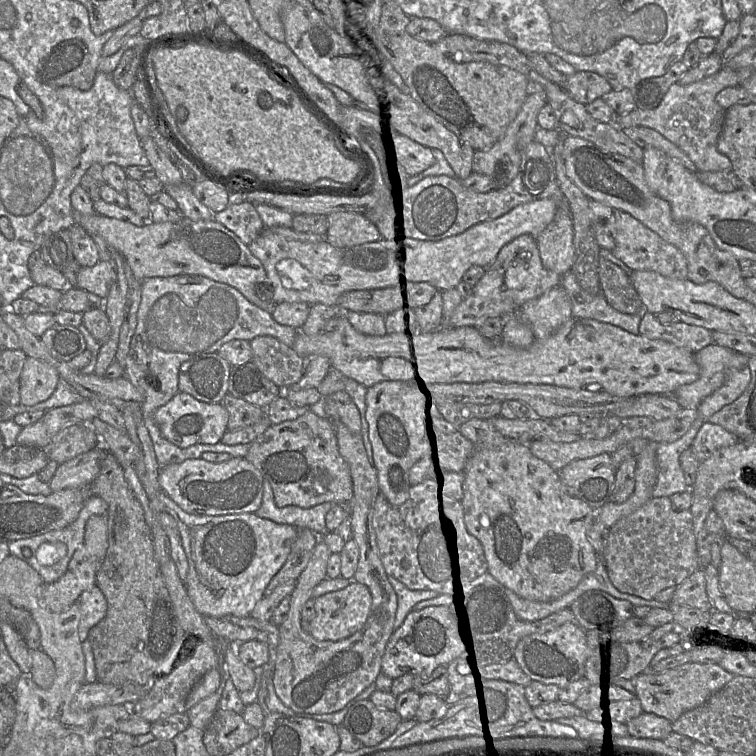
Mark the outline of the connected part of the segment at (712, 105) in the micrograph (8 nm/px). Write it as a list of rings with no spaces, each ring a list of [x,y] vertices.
[[[723,66],[716,74],[698,82],[687,85],[676,82],[655,108],[636,108],[620,115],[615,123],[622,129],[634,126],[655,129],[686,154],[697,174],[731,171],[730,159],[717,149],[725,110],[716,103],[715,98],[724,88],[740,86],[753,72],[754,69],[735,70]]]

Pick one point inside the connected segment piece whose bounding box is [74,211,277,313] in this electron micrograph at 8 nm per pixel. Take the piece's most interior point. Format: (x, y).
(207, 248)

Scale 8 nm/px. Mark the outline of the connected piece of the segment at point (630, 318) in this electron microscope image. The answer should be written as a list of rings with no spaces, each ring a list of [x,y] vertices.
[[[573,271],[562,276],[561,285],[569,294],[574,317],[596,319],[639,334],[642,316],[618,311],[608,303],[603,291],[596,295],[583,291]]]

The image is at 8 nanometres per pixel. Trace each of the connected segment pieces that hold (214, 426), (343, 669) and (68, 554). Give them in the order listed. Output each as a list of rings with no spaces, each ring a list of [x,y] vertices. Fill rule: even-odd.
[[[180,391],[167,404],[158,408],[153,417],[164,438],[180,448],[216,444],[228,431],[228,412],[222,403],[202,402]]]
[[[340,419],[332,420],[334,425],[339,454],[345,460],[352,480],[352,499],[346,505],[350,517],[351,539],[359,549],[359,560],[354,574],[354,580],[364,584],[371,593],[372,606],[365,625],[352,636],[338,641],[319,641],[302,626],[301,611],[309,600],[303,595],[290,597],[290,609],[285,621],[279,625],[279,644],[274,653],[273,685],[277,696],[295,712],[309,714],[333,713],[343,709],[351,700],[362,693],[381,673],[382,657],[387,643],[394,632],[394,621],[397,614],[397,595],[389,582],[378,554],[375,533],[372,527],[372,508],[379,494],[376,470],[369,462],[362,435],[351,432]]]
[[[90,496],[84,503],[78,517],[70,525],[57,530],[52,530],[30,538],[23,538],[8,542],[10,554],[25,560],[34,568],[44,583],[53,583],[57,581],[66,572],[69,562],[81,545],[84,545],[84,532],[88,519],[93,515],[107,516],[108,504],[98,496]],[[23,548],[29,548],[32,551],[31,557],[23,555]]]

